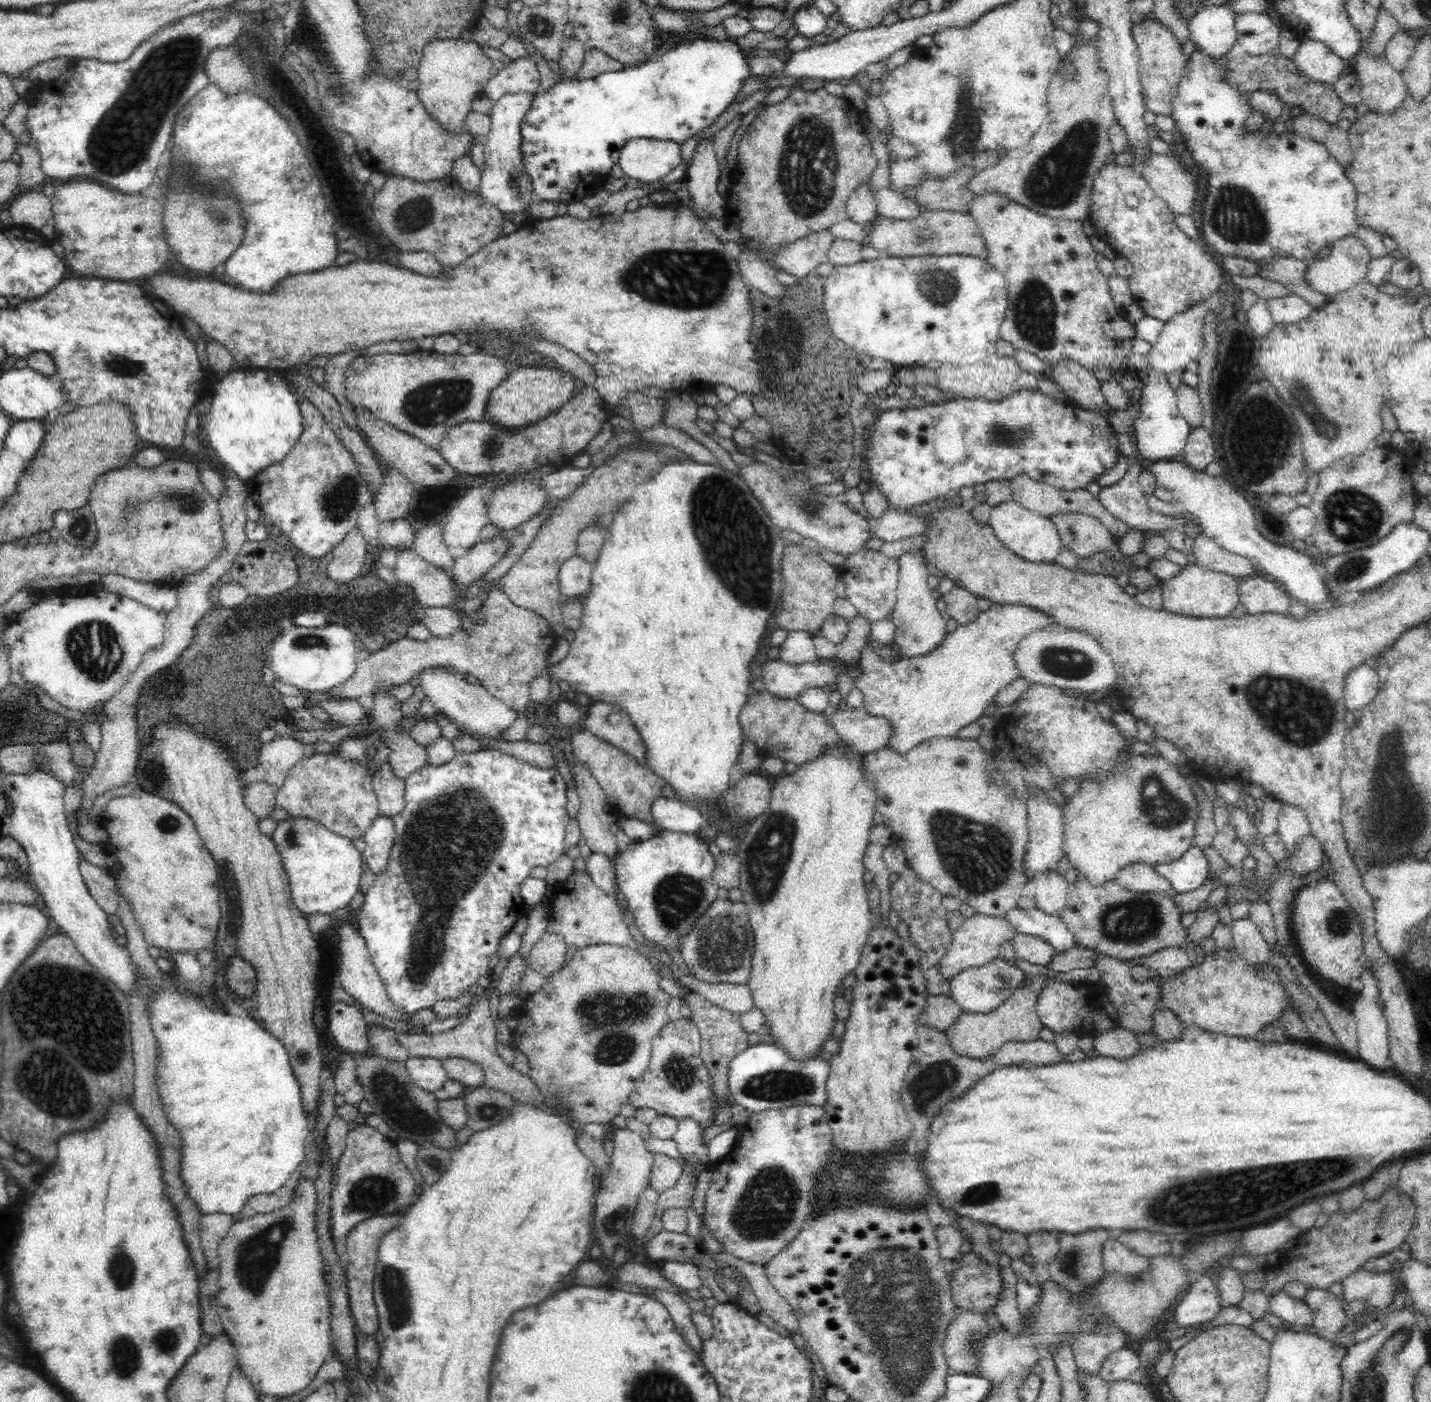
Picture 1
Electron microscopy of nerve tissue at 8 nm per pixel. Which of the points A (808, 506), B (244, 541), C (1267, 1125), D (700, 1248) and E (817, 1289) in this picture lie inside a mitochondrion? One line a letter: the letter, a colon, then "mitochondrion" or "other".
A: mitochondrion
B: other
C: other
D: other
E: other

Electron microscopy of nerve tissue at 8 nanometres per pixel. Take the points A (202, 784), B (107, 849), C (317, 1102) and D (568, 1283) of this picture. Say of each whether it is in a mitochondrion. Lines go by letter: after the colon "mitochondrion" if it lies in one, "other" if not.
A: other
B: other
C: other
D: other

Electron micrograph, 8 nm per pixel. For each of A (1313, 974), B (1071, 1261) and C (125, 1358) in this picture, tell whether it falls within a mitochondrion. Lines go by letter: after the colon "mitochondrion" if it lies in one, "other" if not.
A: other
B: mitochondrion
C: mitochondrion

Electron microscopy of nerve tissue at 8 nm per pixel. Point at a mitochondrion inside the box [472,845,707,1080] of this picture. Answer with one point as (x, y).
(616, 1019)

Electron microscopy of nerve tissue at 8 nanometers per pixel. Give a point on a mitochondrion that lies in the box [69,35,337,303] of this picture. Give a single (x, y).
(218, 215)

